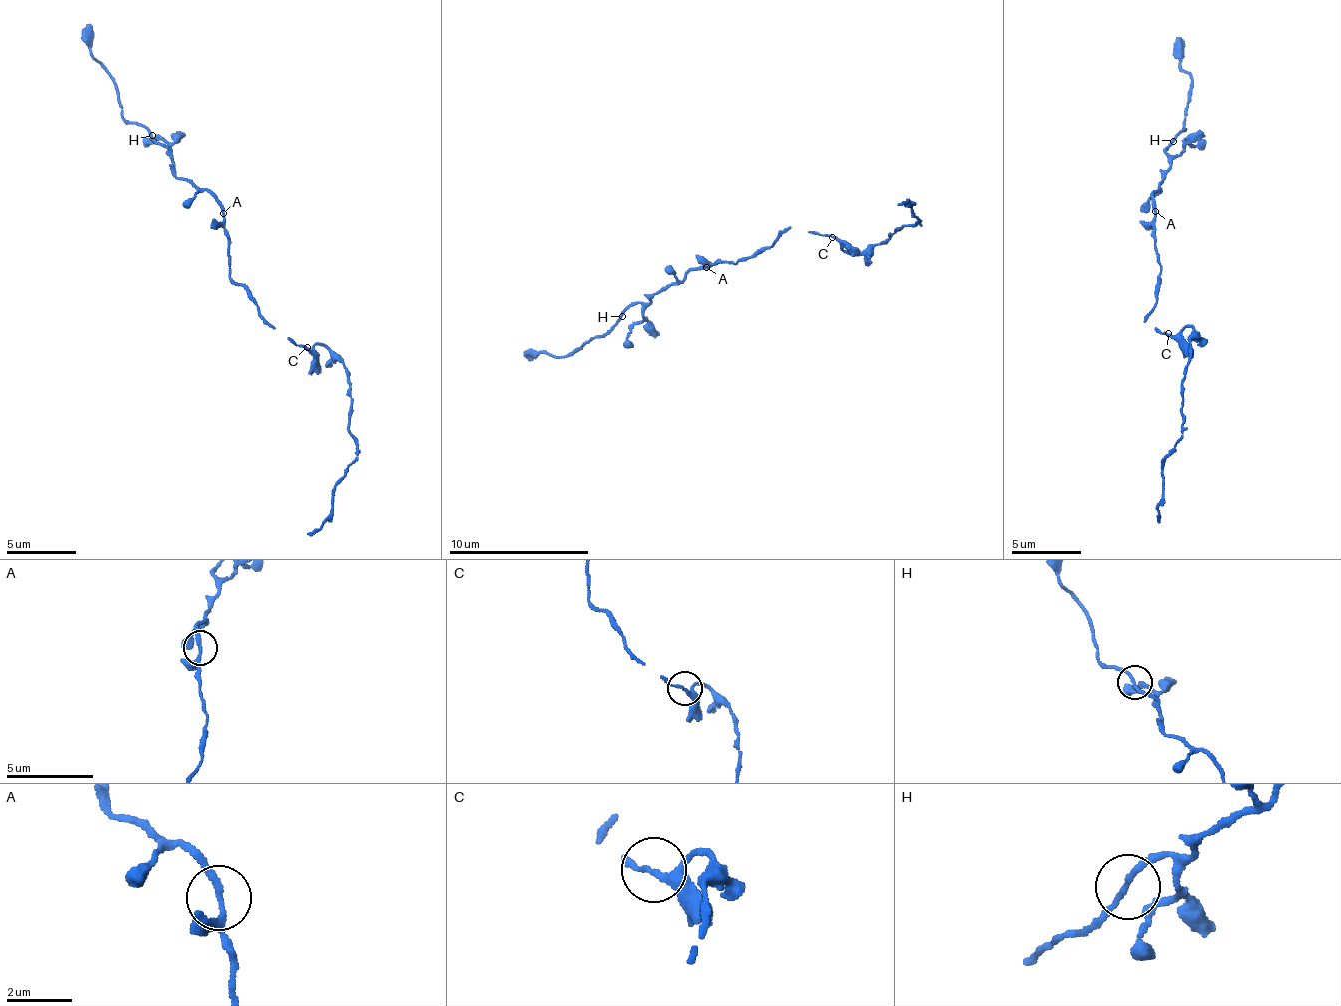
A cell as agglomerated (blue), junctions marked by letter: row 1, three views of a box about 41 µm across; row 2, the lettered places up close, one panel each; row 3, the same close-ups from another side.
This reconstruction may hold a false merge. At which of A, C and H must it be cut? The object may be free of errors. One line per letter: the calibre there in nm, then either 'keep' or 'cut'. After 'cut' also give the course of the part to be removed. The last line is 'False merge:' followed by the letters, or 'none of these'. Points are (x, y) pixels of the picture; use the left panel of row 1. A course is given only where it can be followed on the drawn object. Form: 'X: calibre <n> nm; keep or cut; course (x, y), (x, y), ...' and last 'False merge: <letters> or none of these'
A: calibre 160 nm; keep
C: calibre 170 nm; keep
H: calibre 170 nm; keep
False merge: none of these

